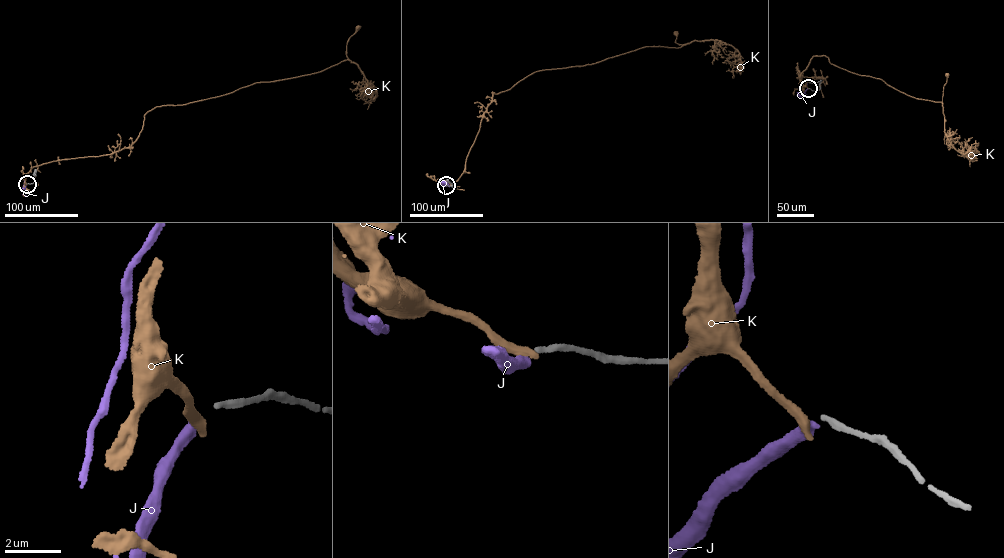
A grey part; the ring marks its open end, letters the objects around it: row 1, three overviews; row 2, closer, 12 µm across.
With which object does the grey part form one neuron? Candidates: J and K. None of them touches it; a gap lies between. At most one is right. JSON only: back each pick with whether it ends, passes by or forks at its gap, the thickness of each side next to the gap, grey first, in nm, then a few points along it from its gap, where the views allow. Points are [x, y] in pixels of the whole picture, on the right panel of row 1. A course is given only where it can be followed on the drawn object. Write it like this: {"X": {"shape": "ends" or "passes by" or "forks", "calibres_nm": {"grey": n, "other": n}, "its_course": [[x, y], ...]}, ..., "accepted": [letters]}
{"accepted": []}

